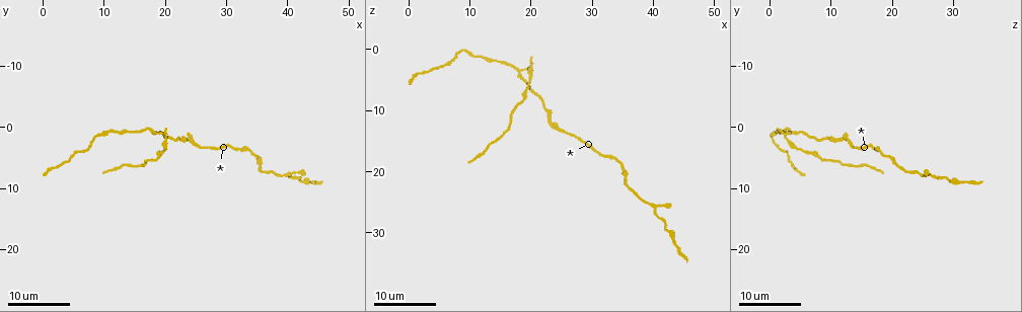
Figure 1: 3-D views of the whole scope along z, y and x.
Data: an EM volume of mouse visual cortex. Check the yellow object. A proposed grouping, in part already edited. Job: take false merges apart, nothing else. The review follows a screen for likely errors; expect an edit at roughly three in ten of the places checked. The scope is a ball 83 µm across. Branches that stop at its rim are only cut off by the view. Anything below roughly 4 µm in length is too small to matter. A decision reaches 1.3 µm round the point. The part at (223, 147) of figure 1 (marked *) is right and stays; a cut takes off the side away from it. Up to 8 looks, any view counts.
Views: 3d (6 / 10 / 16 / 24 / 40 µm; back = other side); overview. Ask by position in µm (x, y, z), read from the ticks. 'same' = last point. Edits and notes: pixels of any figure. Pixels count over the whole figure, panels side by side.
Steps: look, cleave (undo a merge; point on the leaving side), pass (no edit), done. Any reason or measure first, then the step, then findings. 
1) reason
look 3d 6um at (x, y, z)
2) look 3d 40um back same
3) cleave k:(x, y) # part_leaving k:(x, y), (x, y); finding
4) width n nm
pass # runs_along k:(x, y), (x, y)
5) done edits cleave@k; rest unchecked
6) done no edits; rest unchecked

thick turns thin
look 3d 16um at (26.0, 3.5, 13.5)

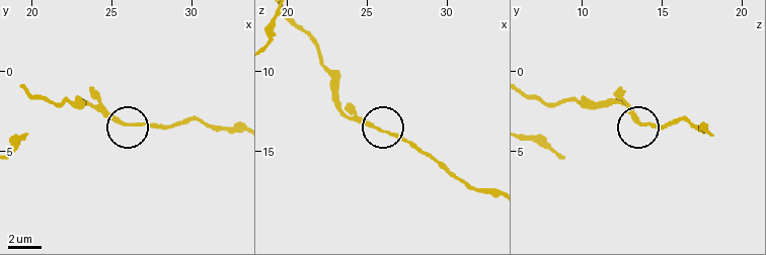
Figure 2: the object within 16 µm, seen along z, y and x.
look 3d 10um at (25.5, 3.2, 13.5)

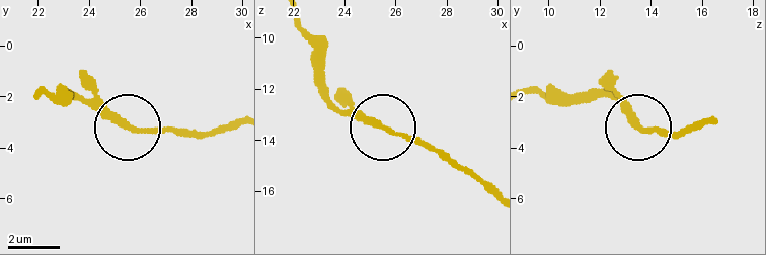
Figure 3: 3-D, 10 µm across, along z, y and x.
pass # runs_along 3:(689, 131), (640, 129), (606, 87); all the same neuron

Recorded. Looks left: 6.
thick turns thin
look 3d 16um at (33.5, 3.5, 18.0)

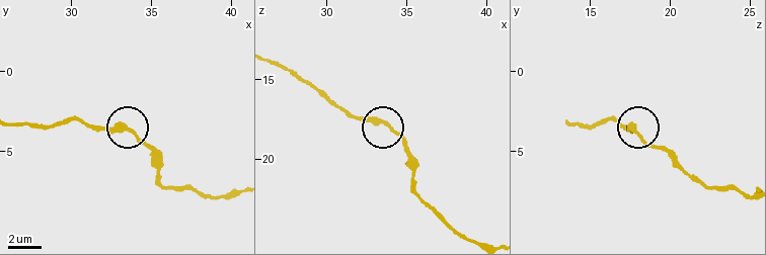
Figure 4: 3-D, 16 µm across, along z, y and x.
look 3d 6um at (33.7, 3.9, 17.9)

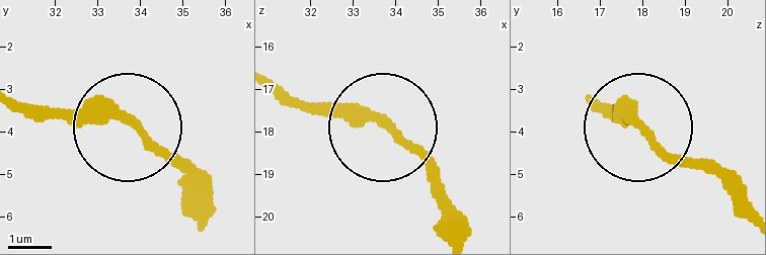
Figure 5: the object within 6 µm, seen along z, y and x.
look 3d 6um back at (33.75, 3.70, 17.80)

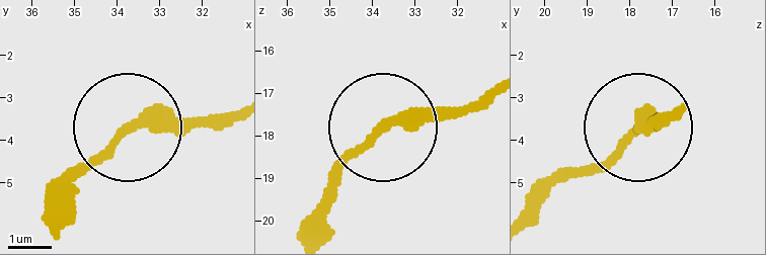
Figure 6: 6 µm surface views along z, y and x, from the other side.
pass # runs_along 6:(234, 111), (126, 125), (53, 184); all the same neuron

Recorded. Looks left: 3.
two arms in line, one across
look 3d 24um at (20.0, 2.0, 2.5)

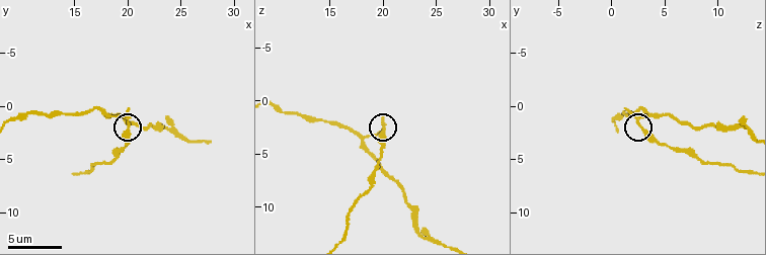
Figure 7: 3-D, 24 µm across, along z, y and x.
closer look
look 3d 6um at (20.2, 1.6, 2.6)

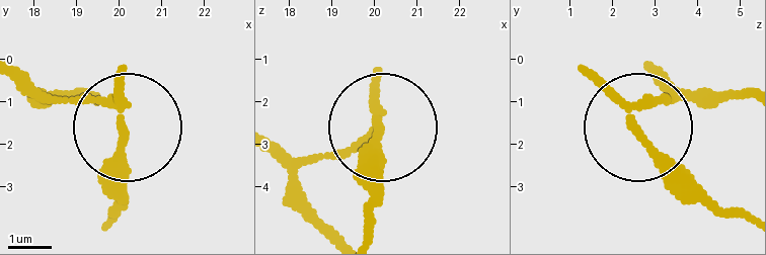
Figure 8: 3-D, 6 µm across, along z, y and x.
cleave 8:(126, 67) # part_leaving 8:(373, 119), (373, 229); two neurons meet here

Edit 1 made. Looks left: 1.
done edits cleave@8; rest unchecked

